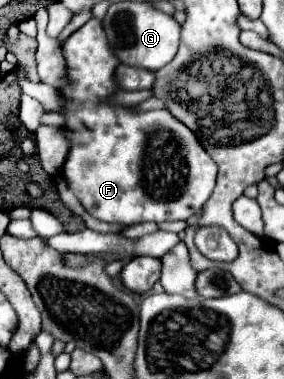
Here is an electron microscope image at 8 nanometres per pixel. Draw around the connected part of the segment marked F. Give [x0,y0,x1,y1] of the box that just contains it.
[62,19,216,225]

